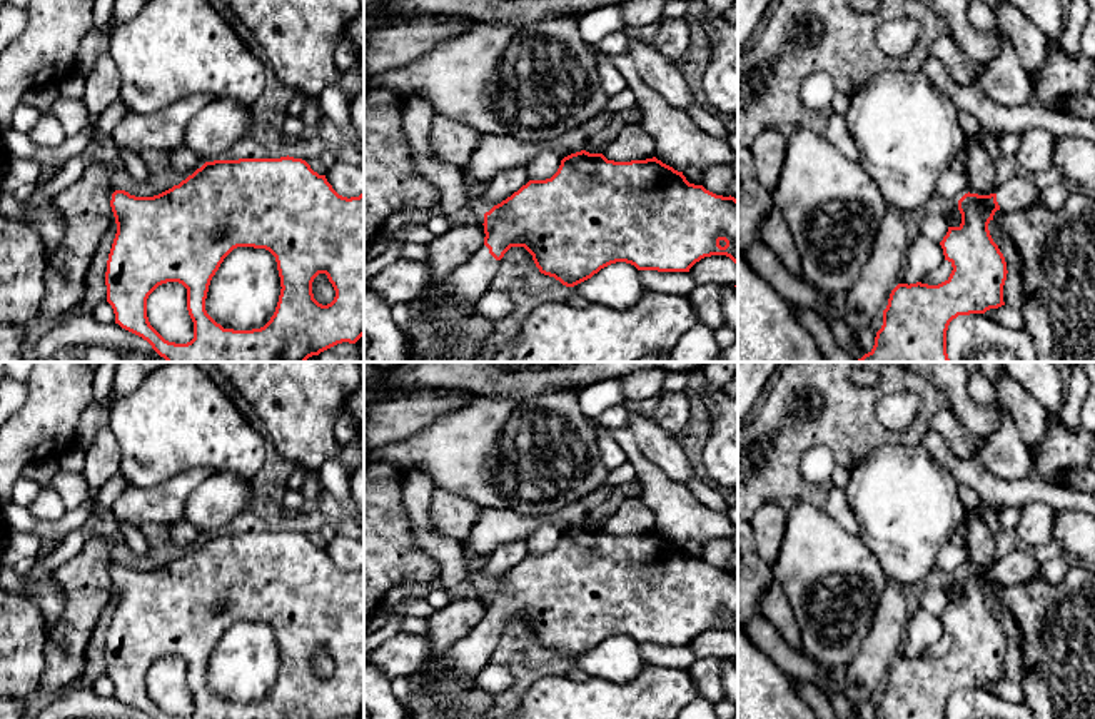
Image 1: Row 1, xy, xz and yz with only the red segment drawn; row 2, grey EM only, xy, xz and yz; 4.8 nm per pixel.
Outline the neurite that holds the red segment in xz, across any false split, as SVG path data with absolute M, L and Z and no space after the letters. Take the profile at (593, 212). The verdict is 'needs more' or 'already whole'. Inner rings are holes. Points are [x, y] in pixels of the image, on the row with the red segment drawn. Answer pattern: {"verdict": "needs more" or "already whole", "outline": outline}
{"verdict": "needs more", "outline": "M586 150L561 160L558 172L546 180L529 180L511 197L484 214L484 245L441 285L427 295L391 307L391 315L404 335L407 327L432 315L469 314L477 300L491 289L499 262L511 247L524 247L541 274L554 277L566 287L574 287L601 269L626 262L638 270L689 272L704 257L726 255L738 265L738 200L723 197L686 180L683 172L656 157L646 160L614 162L603 153Z"}

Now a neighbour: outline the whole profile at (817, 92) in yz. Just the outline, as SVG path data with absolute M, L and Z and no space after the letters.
M816 72L801 85L801 103L805 110L825 110L831 107L836 85L826 72Z

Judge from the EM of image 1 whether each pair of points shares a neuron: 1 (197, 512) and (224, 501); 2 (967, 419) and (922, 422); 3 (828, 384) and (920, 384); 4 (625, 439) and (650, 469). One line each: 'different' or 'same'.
1: same
2: different
3: same
4: same

